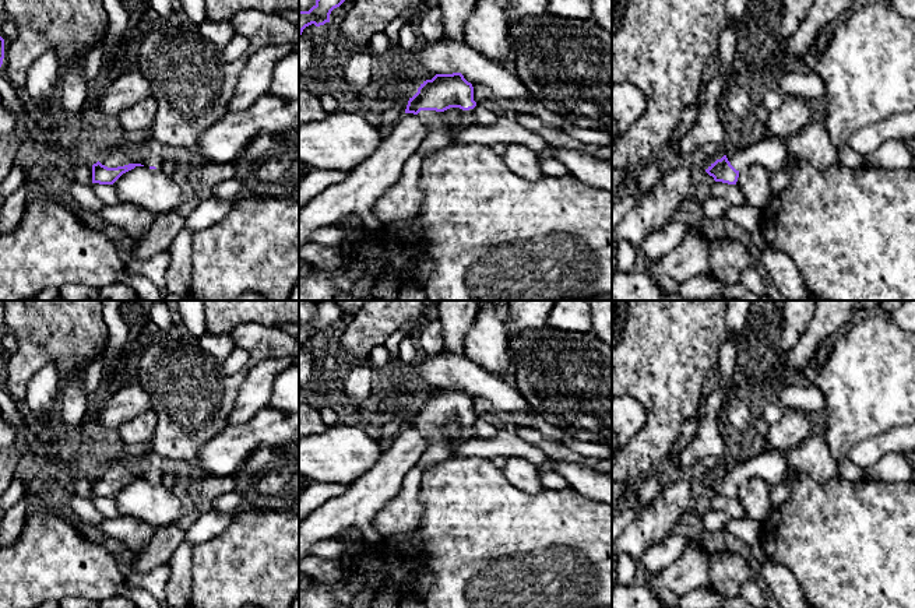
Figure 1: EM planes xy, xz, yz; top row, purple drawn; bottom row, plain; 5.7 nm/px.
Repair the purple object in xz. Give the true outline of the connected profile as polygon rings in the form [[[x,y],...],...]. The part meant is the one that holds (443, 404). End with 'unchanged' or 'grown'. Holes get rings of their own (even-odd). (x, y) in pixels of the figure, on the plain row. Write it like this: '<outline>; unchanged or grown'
[[[461,386],[436,387],[418,401],[409,411],[405,426],[416,428],[427,439],[418,465],[429,470],[454,458],[454,451],[474,435],[474,400]],[[450,421],[460,421],[461,430],[455,439],[448,439],[443,432],[443,425]]]; grown

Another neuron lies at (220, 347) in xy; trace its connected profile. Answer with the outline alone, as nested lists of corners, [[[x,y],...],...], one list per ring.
[[[205,333],[198,338],[204,352],[210,354],[219,365],[222,365],[235,349],[236,344],[230,334]]]

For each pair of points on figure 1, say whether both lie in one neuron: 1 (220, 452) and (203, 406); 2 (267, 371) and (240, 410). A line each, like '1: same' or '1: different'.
1: different
2: same

